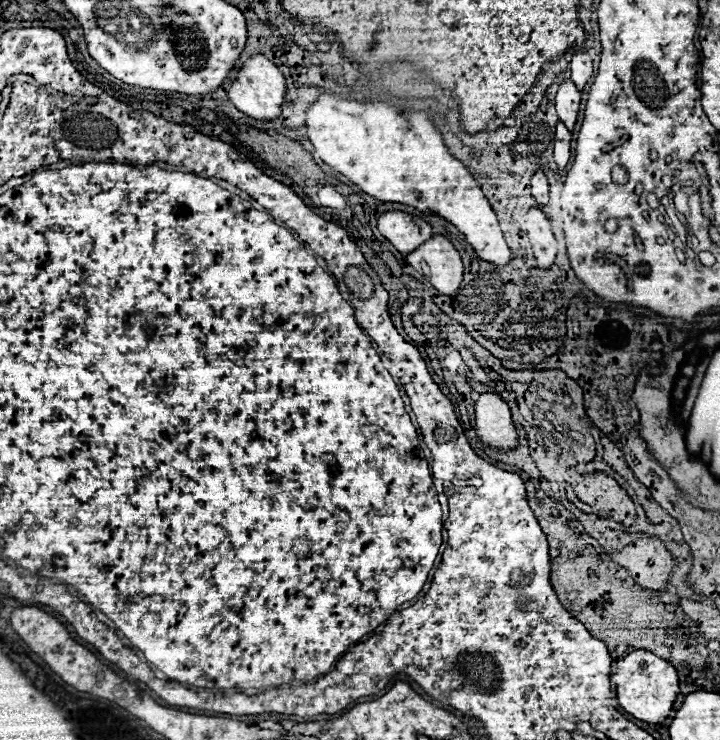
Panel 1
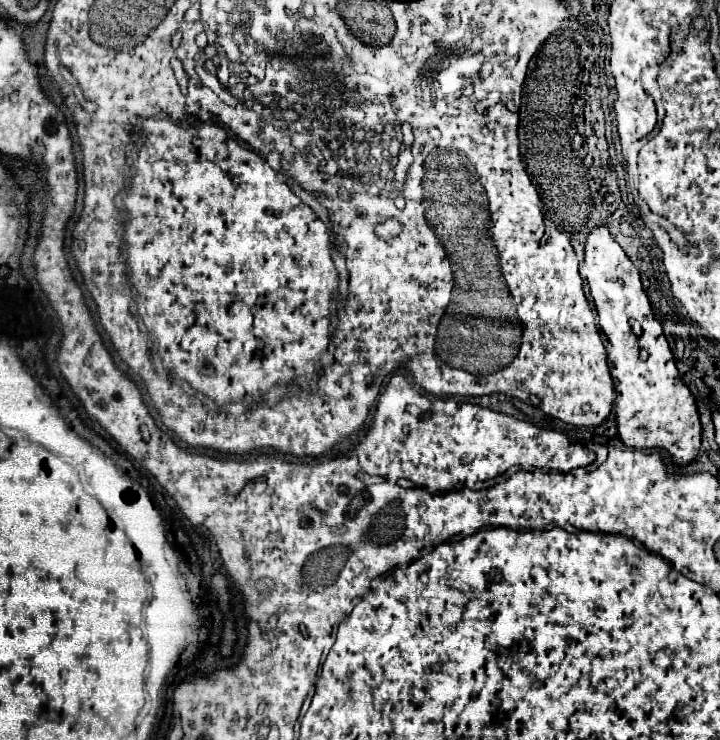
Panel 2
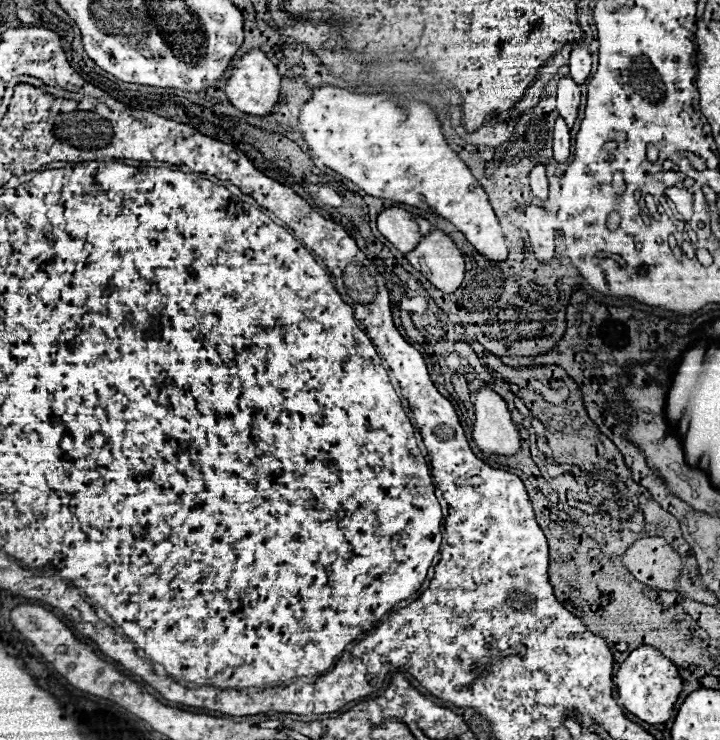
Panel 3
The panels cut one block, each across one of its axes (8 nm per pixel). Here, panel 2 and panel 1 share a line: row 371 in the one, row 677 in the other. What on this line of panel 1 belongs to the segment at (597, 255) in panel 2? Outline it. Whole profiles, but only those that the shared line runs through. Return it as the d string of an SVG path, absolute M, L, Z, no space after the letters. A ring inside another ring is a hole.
M634 650L626 658L622 658L612 676L612 682L616 686L620 708L624 708L628 714L648 724L664 722L680 692L678 674L674 666L648 650Z

